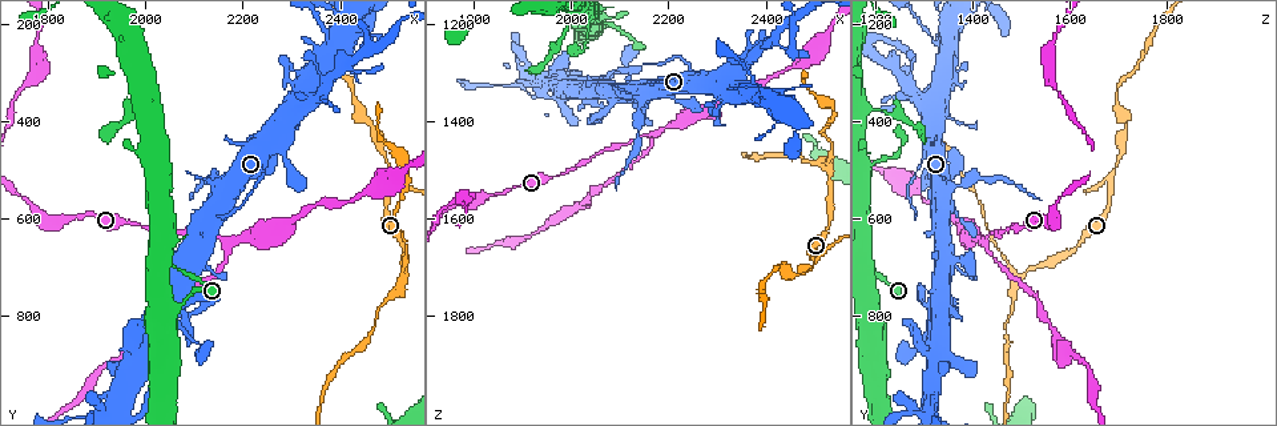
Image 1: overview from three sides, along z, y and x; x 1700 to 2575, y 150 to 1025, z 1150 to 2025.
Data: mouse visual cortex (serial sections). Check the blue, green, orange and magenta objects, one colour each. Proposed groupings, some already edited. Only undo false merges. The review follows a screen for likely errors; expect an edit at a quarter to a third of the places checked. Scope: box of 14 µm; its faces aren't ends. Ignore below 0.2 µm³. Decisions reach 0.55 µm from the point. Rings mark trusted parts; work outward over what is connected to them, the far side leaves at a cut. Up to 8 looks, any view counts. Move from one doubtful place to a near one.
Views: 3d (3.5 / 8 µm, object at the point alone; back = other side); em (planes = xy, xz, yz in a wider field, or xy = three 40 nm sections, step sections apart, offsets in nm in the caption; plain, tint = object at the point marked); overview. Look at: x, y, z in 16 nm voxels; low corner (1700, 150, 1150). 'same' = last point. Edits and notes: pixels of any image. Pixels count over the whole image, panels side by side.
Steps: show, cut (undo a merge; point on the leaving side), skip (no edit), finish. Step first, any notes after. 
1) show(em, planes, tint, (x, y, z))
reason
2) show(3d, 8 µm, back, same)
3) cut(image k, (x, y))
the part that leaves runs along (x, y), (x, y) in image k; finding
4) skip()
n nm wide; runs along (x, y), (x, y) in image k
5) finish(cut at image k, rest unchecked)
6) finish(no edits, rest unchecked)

show(3d, 3.5 µm, back, (2510, 520, 1680))
branch point

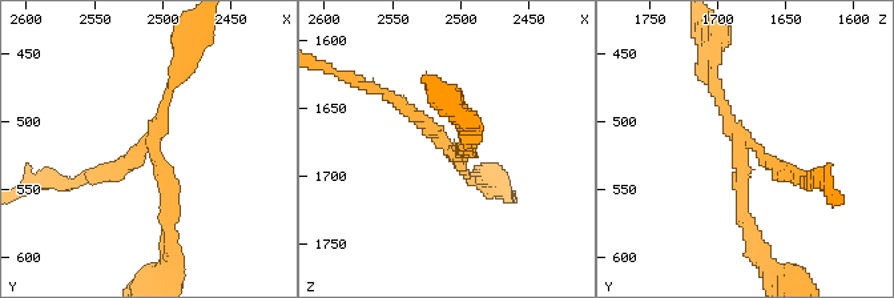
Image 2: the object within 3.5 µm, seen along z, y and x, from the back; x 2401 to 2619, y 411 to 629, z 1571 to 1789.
show(em, xy, step 5, tint, (2506, 516, 1684))
3 arms; arms of 100, 150, 200 nm

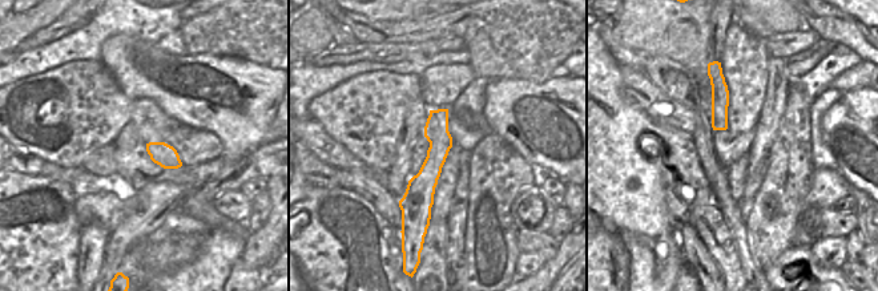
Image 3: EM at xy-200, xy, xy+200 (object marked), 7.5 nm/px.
show(em, xy, step 1, tint, same)
cut it another way

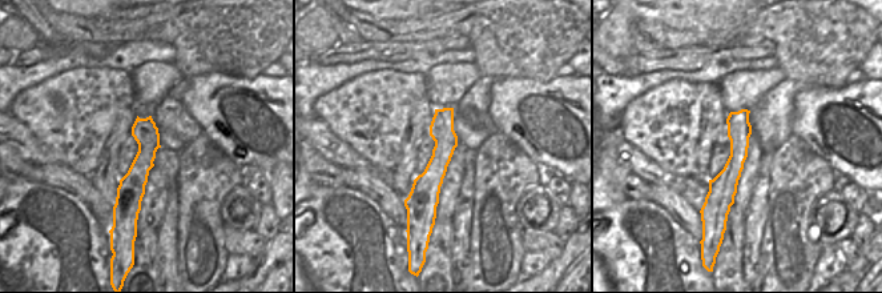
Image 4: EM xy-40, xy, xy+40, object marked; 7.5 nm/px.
skip()
runs along (749, 230), (740, 137), (712, 68) in image 2; one cell here

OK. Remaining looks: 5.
show(3d, 3.5 µm, (2530, 720, 1495))
abrupt turn

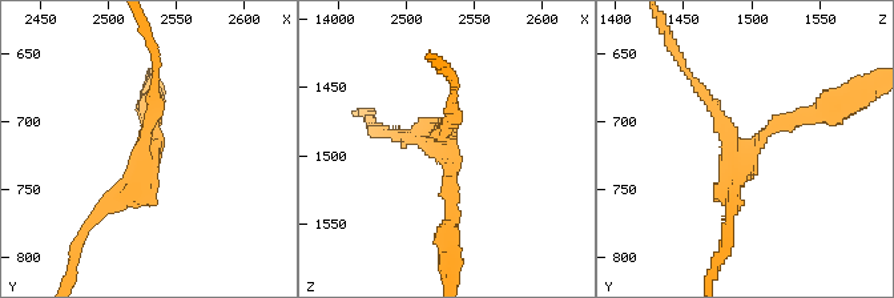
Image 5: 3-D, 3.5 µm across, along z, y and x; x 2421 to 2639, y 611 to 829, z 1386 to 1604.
show(em, xy, step 2, tint, (2532, 722, 1500))

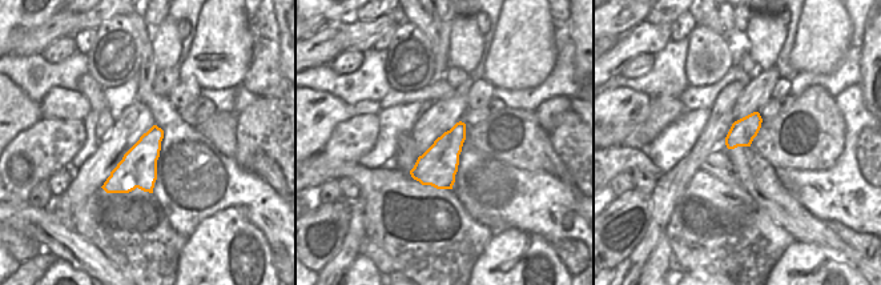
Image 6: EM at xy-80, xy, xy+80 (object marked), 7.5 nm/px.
show(em, planes, tint, same)

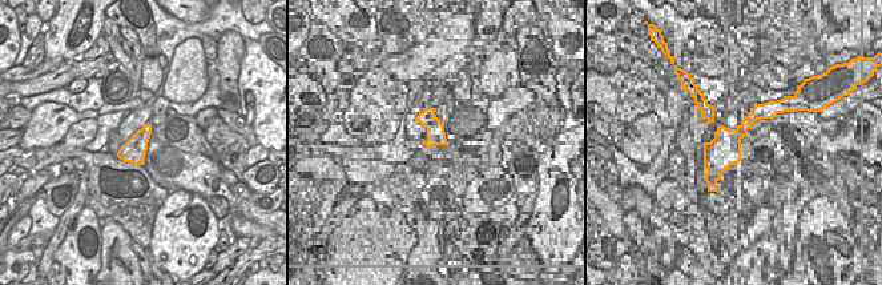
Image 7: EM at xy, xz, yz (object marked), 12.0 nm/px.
skip()
runs along (825, 109), (766, 131), (729, 212) in image 5; one cell here

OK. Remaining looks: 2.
show(3d, 3.5 µm, back, (2175, 650, 1425))

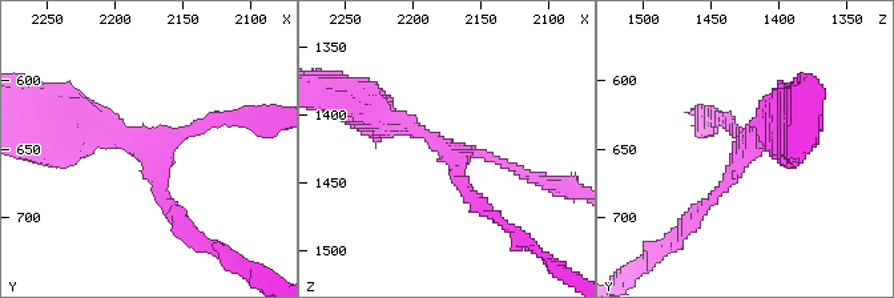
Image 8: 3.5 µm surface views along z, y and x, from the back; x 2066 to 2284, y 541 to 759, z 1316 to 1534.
skip()
runs along (527, 177), (381, 120) in image 8; all the same cell

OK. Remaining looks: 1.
finish(no edits, rest unchecked)

